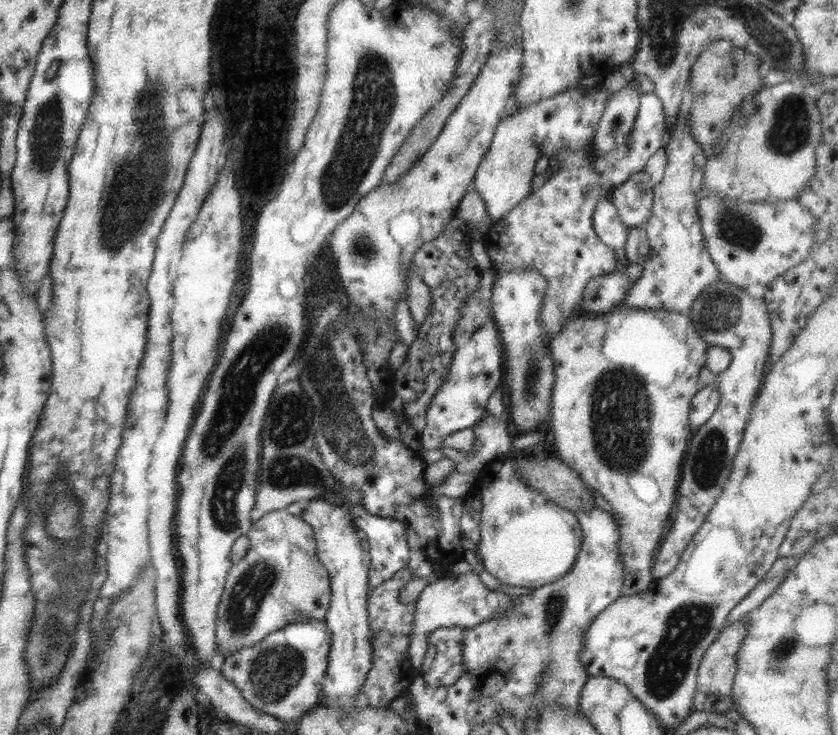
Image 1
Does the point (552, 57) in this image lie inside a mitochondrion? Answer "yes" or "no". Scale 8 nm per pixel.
no

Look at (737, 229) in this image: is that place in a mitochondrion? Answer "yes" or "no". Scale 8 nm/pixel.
yes

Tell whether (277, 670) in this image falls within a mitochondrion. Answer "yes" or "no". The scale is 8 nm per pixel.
yes

